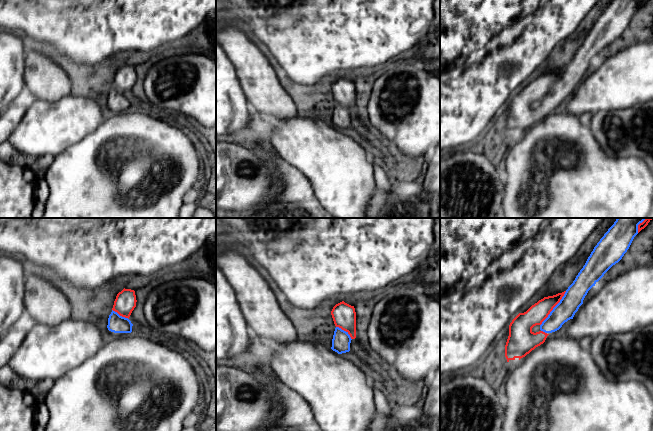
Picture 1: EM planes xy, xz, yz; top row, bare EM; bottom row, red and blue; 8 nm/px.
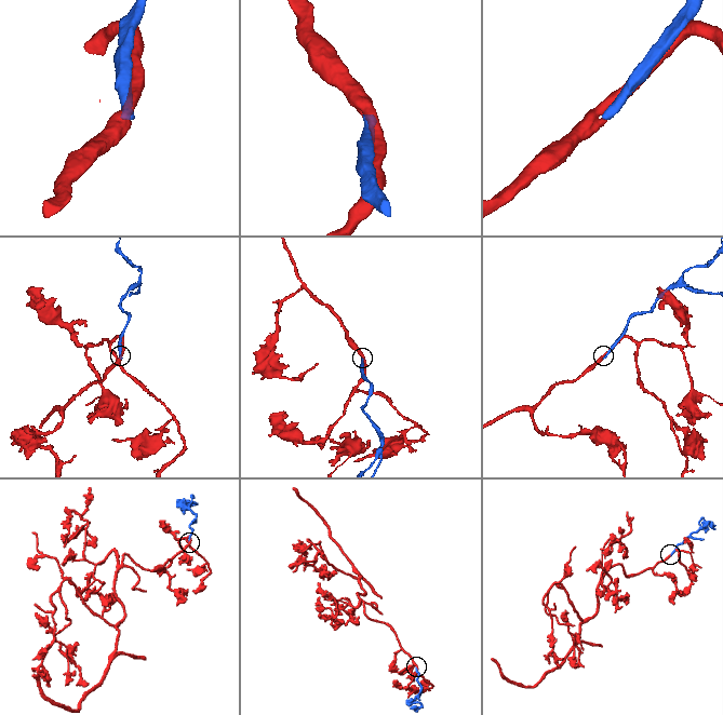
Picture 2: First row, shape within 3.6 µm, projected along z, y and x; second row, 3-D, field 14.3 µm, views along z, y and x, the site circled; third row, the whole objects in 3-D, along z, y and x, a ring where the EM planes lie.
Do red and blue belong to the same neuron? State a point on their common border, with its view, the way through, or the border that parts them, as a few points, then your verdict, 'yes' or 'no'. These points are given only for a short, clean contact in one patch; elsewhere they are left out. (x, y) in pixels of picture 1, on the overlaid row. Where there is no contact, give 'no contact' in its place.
meets red in yz at (553, 307); yes

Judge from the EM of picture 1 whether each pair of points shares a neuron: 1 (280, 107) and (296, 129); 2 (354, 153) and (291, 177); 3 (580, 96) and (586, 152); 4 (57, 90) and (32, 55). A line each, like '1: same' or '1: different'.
1: different
2: different
3: different
4: same

